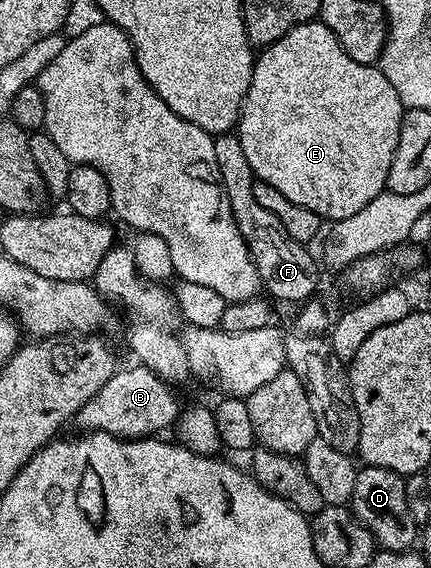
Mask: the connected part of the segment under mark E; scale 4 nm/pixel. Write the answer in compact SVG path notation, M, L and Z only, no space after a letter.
M313 20L294 27L290 32L286 32L286 36L263 47L255 55L252 63L250 88L246 92L244 103L240 109L238 133L242 152L246 152L246 160L250 160L252 173L259 181L270 184L270 188L278 188L278 192L282 192L282 196L286 196L286 200L294 200L294 204L302 204L302 208L310 208L310 212L314 212L322 220L337 222L346 216L354 216L354 212L366 208L366 204L370 204L370 200L374 200L374 196L385 193L390 164L396 159L398 132L404 119L405 109L405 106L400 102L398 92L394 92L394 84L390 84L390 80L386 80L379 65L354 60L342 48L342 44L336 39L334 32L330 32L330 28L326 28L319 20Z

